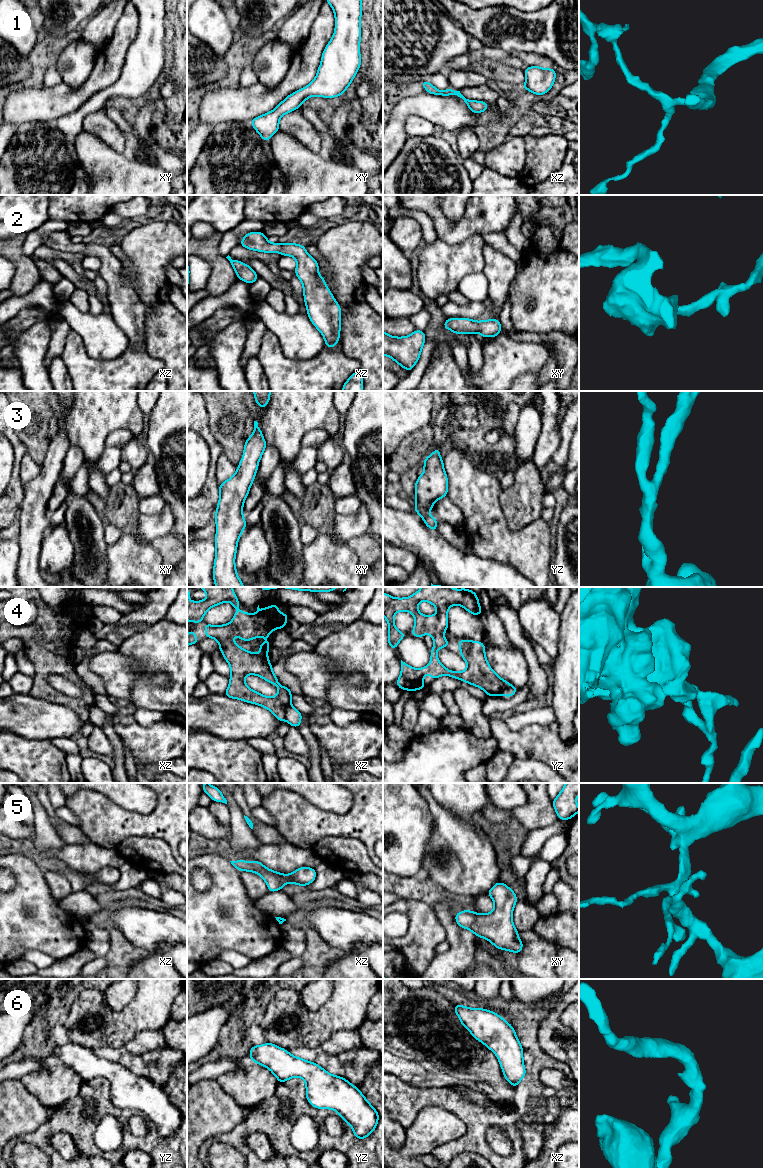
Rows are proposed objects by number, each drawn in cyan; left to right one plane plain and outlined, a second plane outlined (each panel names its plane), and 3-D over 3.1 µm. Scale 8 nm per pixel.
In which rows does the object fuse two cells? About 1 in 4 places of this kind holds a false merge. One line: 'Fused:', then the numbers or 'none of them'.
Fused: 4

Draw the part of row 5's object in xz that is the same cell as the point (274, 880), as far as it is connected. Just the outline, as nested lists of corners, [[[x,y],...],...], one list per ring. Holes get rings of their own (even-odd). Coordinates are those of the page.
[[[254,860],[230,861],[239,871],[249,871],[260,875],[268,886],[269,892],[282,890],[284,884],[293,883],[305,887],[316,879],[316,871],[310,867],[300,867],[293,873],[286,875],[266,868],[261,862]]]

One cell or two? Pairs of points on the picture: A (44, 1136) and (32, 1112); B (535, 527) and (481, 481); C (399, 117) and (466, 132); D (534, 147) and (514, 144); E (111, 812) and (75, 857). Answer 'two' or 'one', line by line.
A: two
B: one
C: two
D: two
E: two

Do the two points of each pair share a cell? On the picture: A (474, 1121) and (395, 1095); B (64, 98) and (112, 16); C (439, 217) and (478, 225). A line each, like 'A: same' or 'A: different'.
A: same
B: different
C: same

